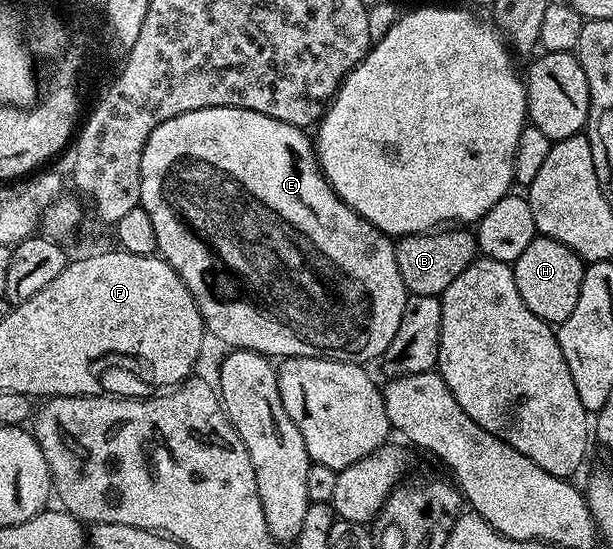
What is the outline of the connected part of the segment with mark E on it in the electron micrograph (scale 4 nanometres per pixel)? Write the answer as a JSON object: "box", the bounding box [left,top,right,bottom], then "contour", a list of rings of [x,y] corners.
{"box":[141,106,407,364],"contour":[[[220,106],[219,108],[203,108],[202,110],[192,110],[183,112],[155,128],[143,148],[143,160],[141,161],[141,204],[147,216],[151,216],[151,225],[155,227],[155,240],[157,241],[157,254],[165,259],[167,264],[181,279],[183,284],[191,292],[195,304],[205,321],[206,331],[213,334],[225,345],[225,348],[235,350],[254,350],[260,354],[268,356],[273,360],[284,360],[287,358],[333,358],[337,362],[356,362],[358,364],[369,364],[372,358],[380,359],[384,355],[385,349],[395,340],[395,331],[399,329],[399,320],[403,320],[403,304],[407,297],[407,291],[403,284],[403,276],[399,276],[399,264],[397,263],[397,248],[394,239],[388,234],[384,234],[375,224],[368,222],[363,216],[359,216],[353,211],[342,198],[331,188],[331,184],[326,180],[325,174],[321,171],[321,166],[317,162],[317,151],[312,137],[309,138],[304,129],[291,124],[283,124],[283,120],[275,120],[271,116],[263,116],[263,112],[251,112],[247,108],[231,108],[230,106]]]}

